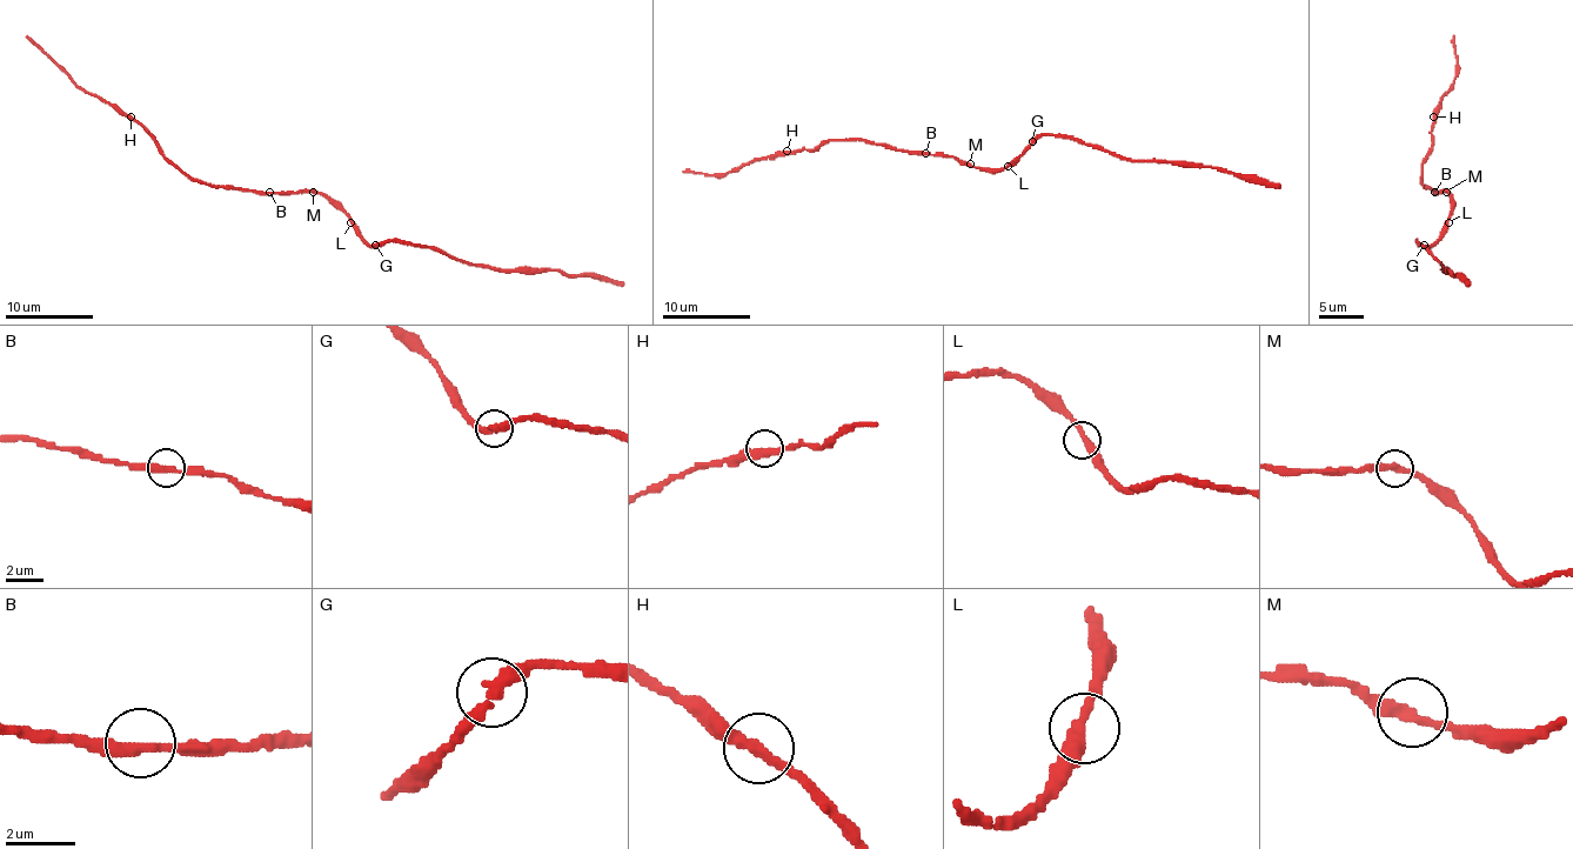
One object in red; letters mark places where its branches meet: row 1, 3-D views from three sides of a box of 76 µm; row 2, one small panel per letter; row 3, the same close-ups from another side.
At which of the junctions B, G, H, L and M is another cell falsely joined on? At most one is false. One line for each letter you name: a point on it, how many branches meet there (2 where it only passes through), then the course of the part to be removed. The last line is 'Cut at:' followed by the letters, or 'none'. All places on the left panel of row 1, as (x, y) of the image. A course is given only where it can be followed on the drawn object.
Cut at: none

